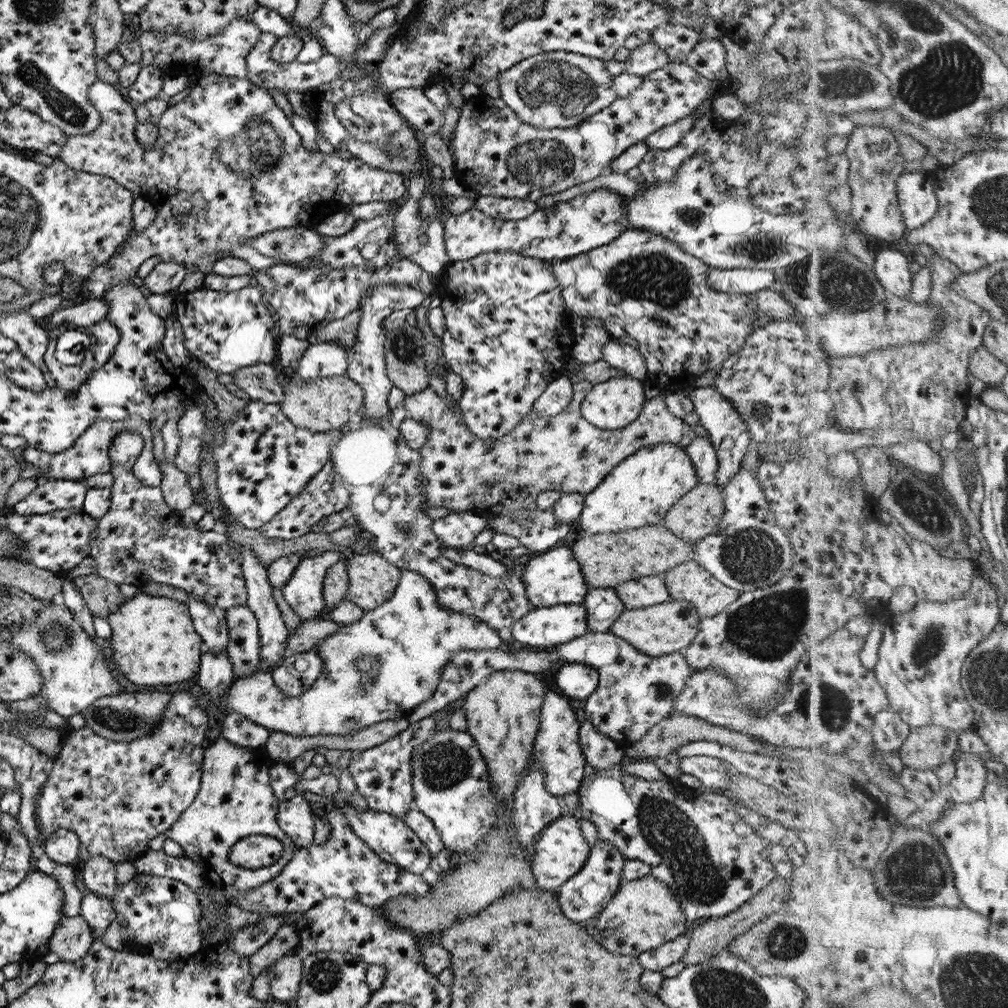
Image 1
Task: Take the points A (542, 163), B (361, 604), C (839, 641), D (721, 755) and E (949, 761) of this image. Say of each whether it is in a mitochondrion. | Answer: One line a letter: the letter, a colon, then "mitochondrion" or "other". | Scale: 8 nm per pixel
A: mitochondrion
B: other
C: other
D: other
E: other

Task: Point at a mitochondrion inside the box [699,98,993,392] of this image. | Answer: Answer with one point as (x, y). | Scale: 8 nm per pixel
(837, 283)

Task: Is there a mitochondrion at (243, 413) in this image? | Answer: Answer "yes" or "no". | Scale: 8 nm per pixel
no

